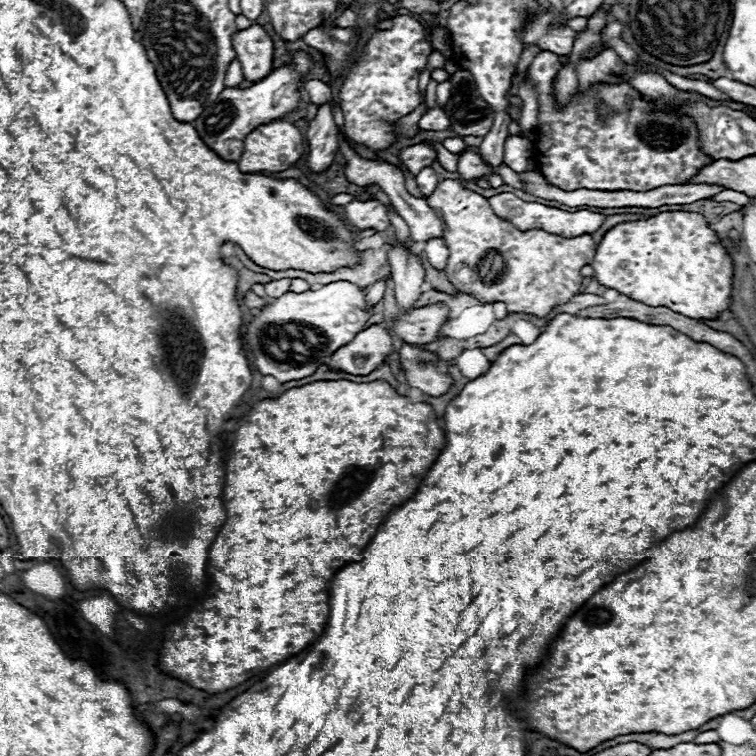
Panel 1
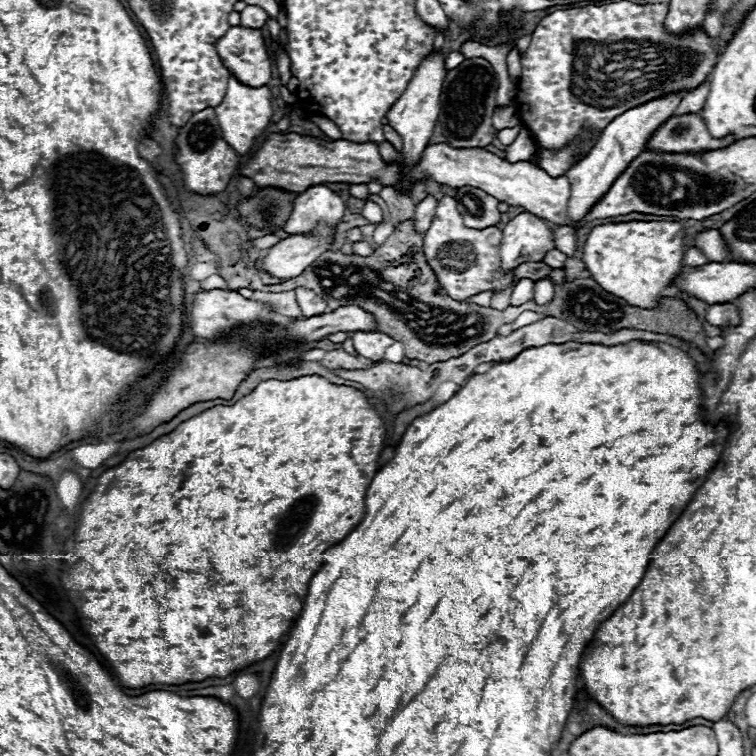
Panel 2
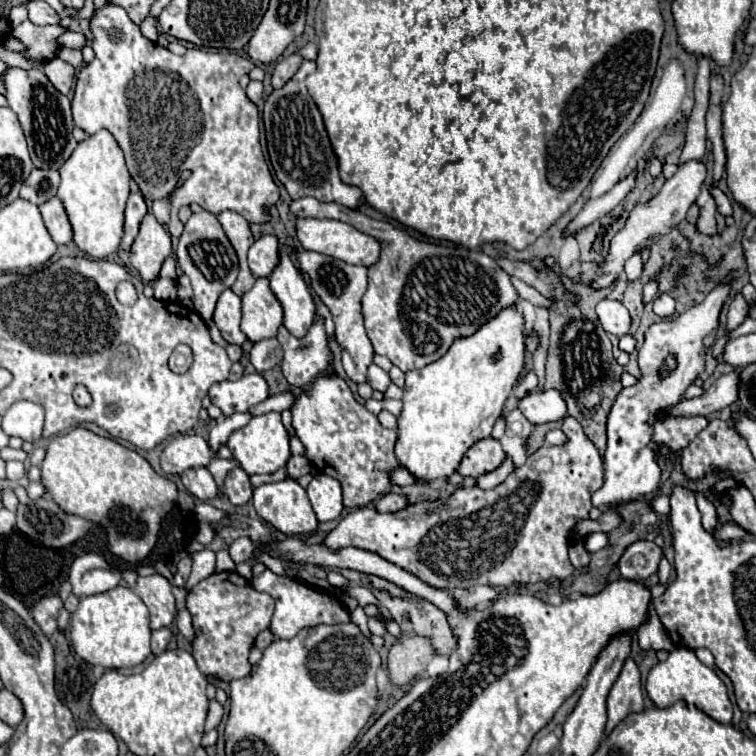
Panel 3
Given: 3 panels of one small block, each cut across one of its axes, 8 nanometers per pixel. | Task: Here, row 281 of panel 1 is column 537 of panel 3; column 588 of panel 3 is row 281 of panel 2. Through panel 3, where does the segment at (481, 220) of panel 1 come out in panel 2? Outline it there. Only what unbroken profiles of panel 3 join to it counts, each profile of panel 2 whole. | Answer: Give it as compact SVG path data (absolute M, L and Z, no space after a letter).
M442 196L438 200L434 220L424 234L422 248L426 252L426 262L430 264L430 268L434 268L438 282L442 284L442 288L450 298L466 300L474 294L496 290L490 306L502 310L510 304L510 292L514 286L512 286L512 272L504 276L498 272L500 240L502 240L502 230L498 230L496 226L490 226L484 230L464 228L462 216L456 210L456 200L452 196Z

